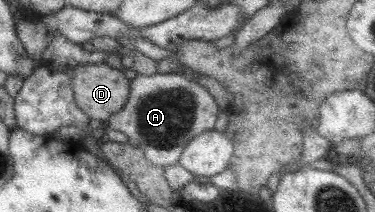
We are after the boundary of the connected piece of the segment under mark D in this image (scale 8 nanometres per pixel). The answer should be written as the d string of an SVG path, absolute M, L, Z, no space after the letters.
M107 63L77 65L69 75L76 105L90 120L106 121L128 100L130 80Z

